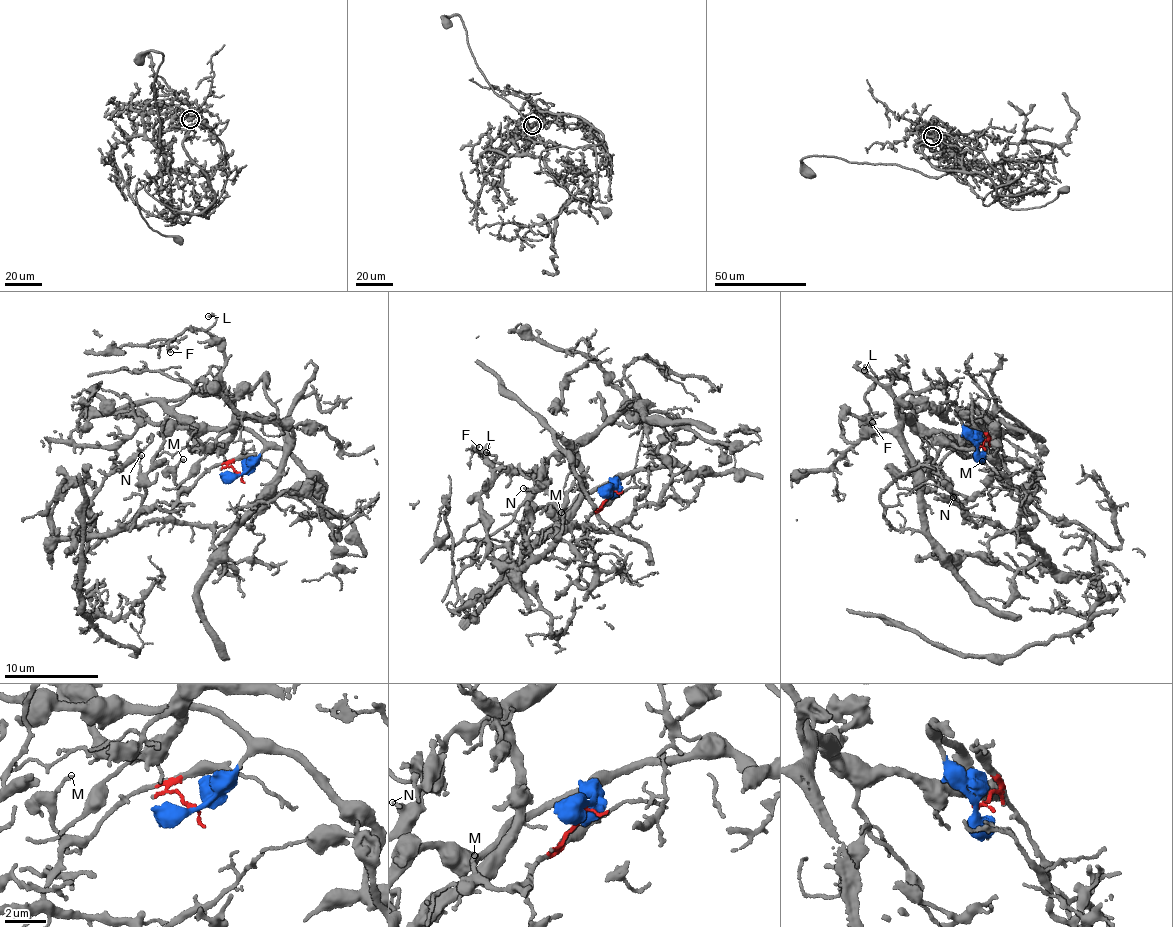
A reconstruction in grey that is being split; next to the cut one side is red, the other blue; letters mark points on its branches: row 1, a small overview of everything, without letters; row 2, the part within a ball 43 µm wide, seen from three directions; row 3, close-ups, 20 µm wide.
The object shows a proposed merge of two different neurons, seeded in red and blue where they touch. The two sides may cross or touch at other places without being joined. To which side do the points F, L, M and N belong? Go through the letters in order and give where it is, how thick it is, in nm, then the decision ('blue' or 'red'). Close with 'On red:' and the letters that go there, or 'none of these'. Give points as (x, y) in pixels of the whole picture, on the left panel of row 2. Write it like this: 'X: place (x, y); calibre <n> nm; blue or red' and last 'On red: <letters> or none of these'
F: place (170, 352); calibre 150 nm; blue
L: place (208, 316); calibre 140 nm; blue
M: place (183, 459); calibre 160 nm; red
N: place (141, 455); calibre 140 nm; red
On red: M, N

